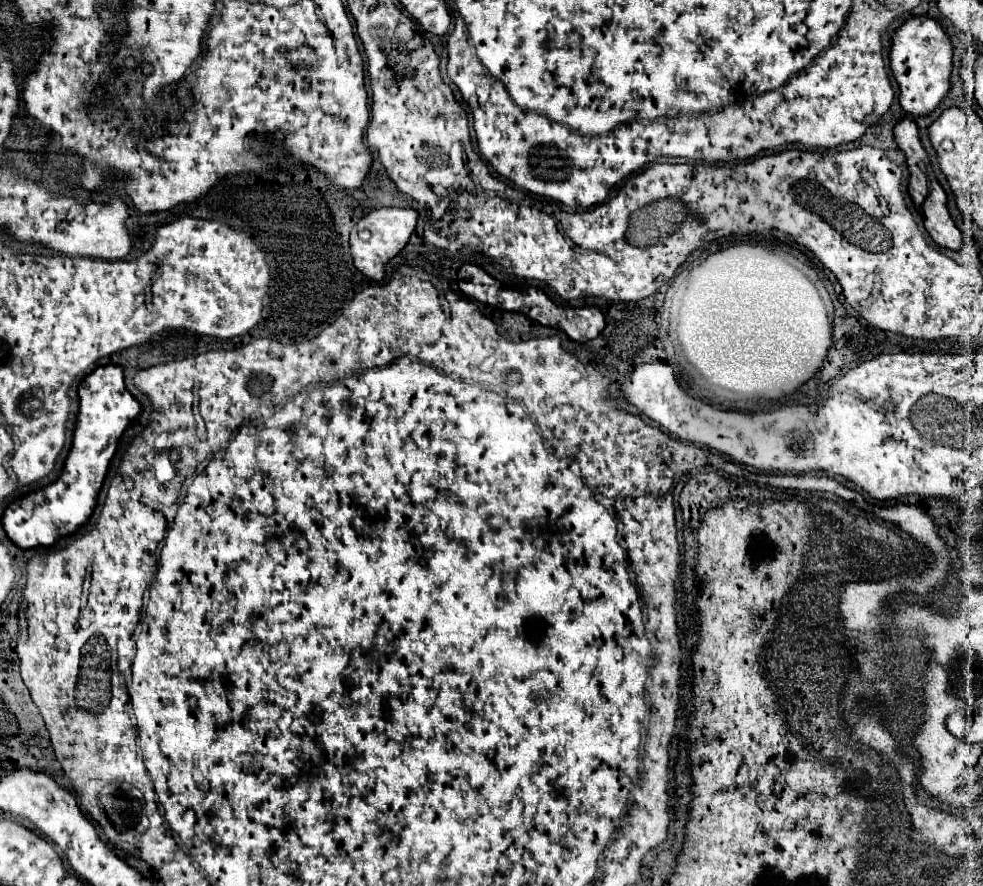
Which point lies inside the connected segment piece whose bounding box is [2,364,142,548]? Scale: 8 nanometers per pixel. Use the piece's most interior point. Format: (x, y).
(107, 409)

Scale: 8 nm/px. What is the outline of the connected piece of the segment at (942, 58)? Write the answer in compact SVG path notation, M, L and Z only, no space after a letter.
M910 18L894 32L890 68L900 88L900 104L908 114L926 116L946 98L946 94L950 92L950 74L954 66L952 56L954 48L948 34L932 18Z

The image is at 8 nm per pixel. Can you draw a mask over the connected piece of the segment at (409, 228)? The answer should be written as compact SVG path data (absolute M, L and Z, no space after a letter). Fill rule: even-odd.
M388 206L388 208L378 208L372 210L370 214L366 214L350 232L350 250L352 250L352 258L354 258L354 266L368 278L372 280L382 280L384 276L384 266L390 258L394 258L410 240L410 234L416 228L416 220L418 214L416 210L410 208L396 208L396 206ZM368 228L370 230L370 238L362 240L358 238L358 230Z

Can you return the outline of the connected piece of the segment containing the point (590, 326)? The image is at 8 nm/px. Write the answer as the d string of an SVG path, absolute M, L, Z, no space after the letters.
M548 298L548 324L544 326L558 326L562 328L572 340L586 342L596 338L602 328L602 312L596 306L584 306L584 308L566 308L560 316L560 306L556 306Z

